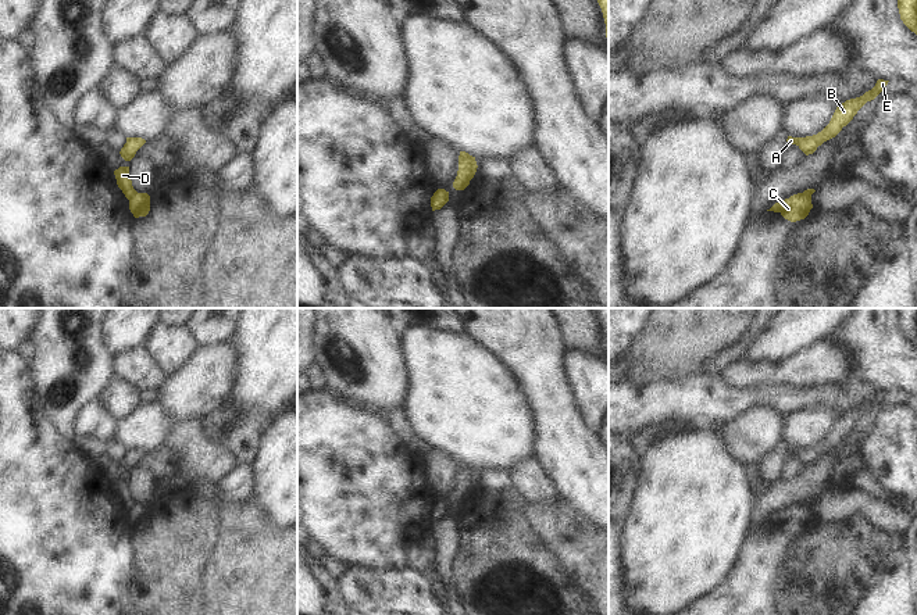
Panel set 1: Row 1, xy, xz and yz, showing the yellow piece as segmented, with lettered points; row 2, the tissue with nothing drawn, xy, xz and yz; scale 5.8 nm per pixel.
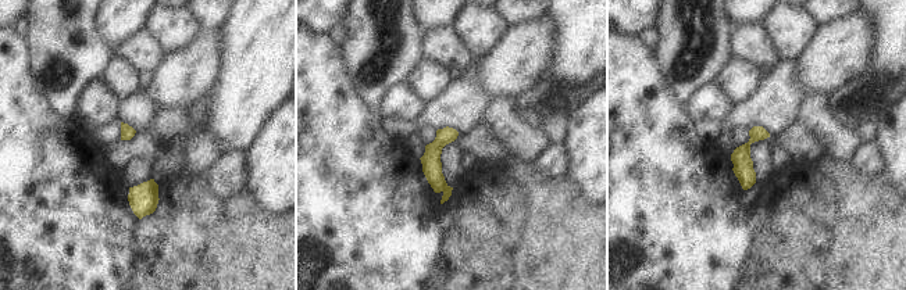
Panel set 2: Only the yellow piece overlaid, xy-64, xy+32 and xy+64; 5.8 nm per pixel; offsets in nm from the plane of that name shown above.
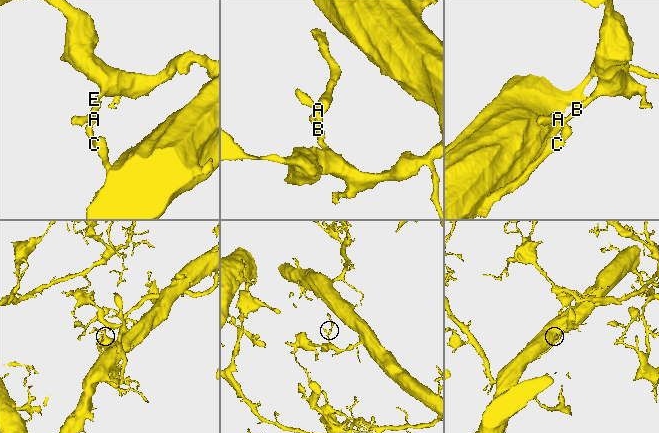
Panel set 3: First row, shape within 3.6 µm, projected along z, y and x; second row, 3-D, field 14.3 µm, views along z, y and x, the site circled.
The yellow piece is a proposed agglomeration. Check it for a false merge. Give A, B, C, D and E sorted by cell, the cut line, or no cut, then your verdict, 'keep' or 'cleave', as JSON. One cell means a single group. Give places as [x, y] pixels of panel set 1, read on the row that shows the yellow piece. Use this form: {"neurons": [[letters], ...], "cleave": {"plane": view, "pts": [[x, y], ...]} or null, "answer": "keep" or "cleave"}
{"neurons": [["A", "B", "D", "E"], ["C"]], "cleave": {"plane": "xy", "pts": [[136, 192], [129, 200]]}, "answer": "cleave"}

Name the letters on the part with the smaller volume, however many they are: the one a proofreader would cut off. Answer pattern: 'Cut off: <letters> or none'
Cut off: C.

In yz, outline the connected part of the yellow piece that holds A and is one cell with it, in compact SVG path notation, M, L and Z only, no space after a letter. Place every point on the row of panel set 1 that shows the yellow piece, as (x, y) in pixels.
M878 79L871 90L866 92L860 97L846 100L836 107L829 124L821 132L806 137L788 136L788 144L796 144L806 155L813 154L818 146L835 137L867 101L874 100L885 89L888 82L889 81Z

